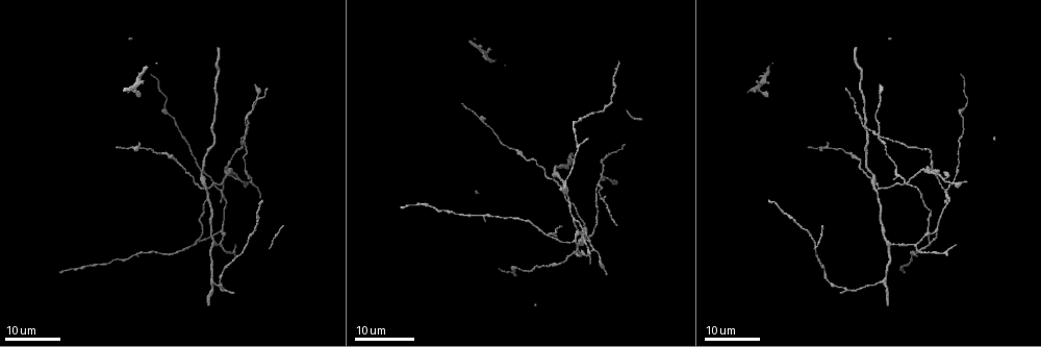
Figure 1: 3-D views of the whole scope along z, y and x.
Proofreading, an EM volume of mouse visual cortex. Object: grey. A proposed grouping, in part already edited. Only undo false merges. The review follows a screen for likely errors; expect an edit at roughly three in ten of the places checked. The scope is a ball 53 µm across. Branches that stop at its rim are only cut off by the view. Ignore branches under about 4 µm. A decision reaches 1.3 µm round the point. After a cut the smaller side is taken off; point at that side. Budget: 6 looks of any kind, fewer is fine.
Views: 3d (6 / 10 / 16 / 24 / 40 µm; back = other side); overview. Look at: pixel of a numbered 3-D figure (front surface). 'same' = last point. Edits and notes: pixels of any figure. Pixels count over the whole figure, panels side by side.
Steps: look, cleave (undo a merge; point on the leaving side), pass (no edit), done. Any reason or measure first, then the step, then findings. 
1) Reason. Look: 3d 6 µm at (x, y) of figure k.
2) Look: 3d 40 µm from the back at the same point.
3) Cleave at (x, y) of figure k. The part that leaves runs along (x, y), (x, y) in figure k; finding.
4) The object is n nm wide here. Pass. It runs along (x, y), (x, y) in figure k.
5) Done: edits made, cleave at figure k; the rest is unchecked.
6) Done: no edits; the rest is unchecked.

A fork. Look: 3d 16 µm at (914, 246) of figure 1.

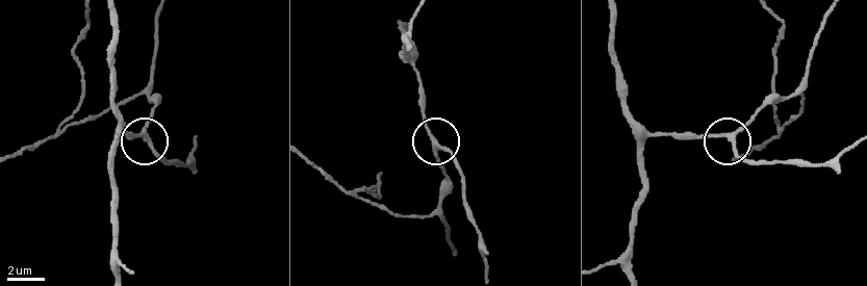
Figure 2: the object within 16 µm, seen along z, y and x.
Closer look. Look: 3d 6 µm at (435, 143) of figure 2.

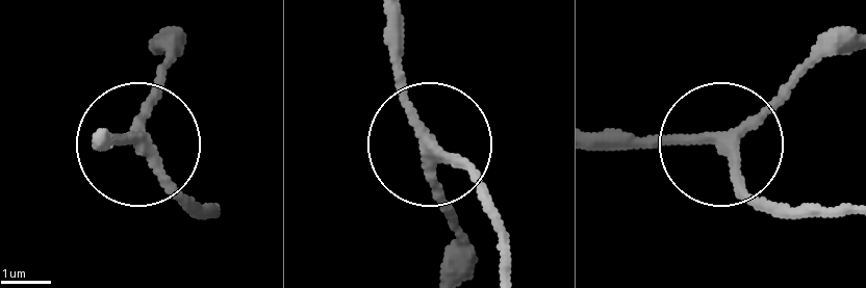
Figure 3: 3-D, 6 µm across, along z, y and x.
3 arms meet here. Pass. It runs along (450, 263), (433, 147), (495, 209) in figure 3; all the same neuron.

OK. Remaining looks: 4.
Arms part here. Look: 3d 16 µm at (574, 240) of figure 1.

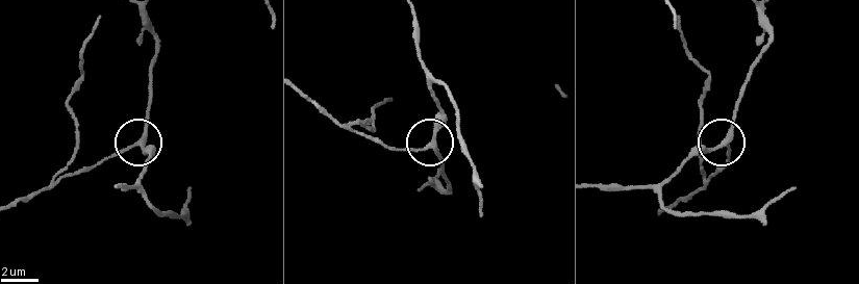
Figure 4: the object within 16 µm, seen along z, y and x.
Look: 3d 10 µm at (724, 143) of figure 4.

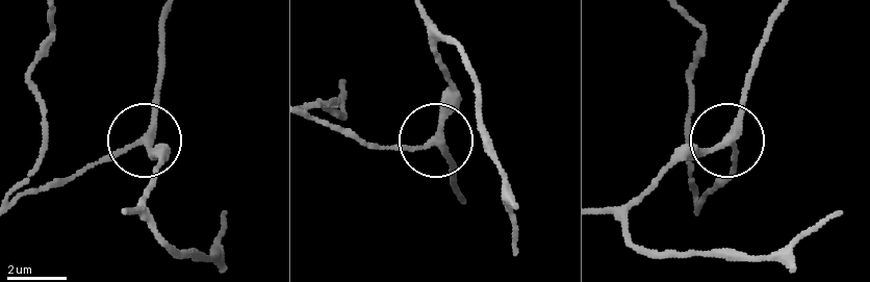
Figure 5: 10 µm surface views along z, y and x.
The side arm is 36 µm long. Pass. It runs along (777, 16), (727, 140), (733, 178) in figure 5; one neuron here.

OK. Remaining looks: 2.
Side arm on a straight run. Look: 3d 16 µm at (887, 243) of figure 1.

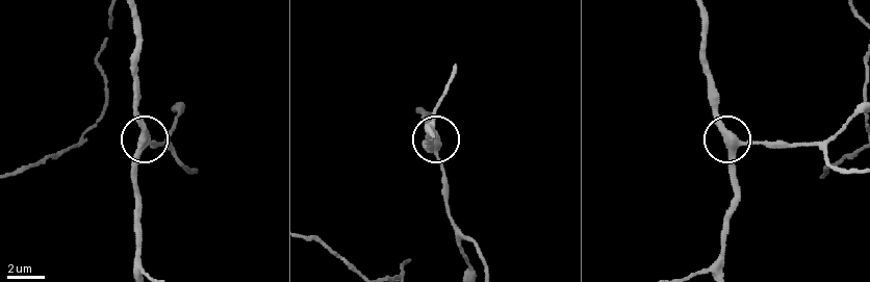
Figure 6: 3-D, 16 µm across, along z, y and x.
Closer look. Look: 3d 10 µm at (730, 141) of figure 6.

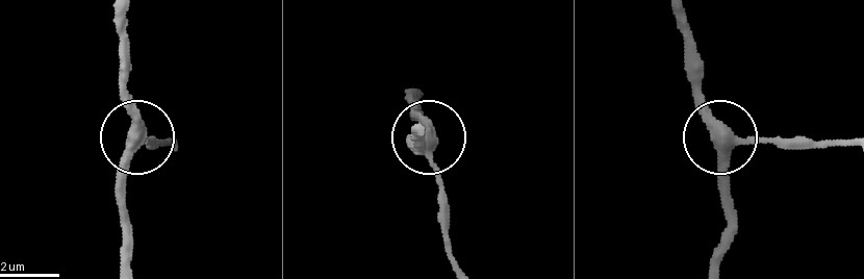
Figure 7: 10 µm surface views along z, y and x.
3 arms meet here. Pass. It runs along (846, 142), (728, 140), (703, 97), (697, 70) in figure 7; one neuron here.

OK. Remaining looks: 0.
Done: no edits; the rest is unchecked.

